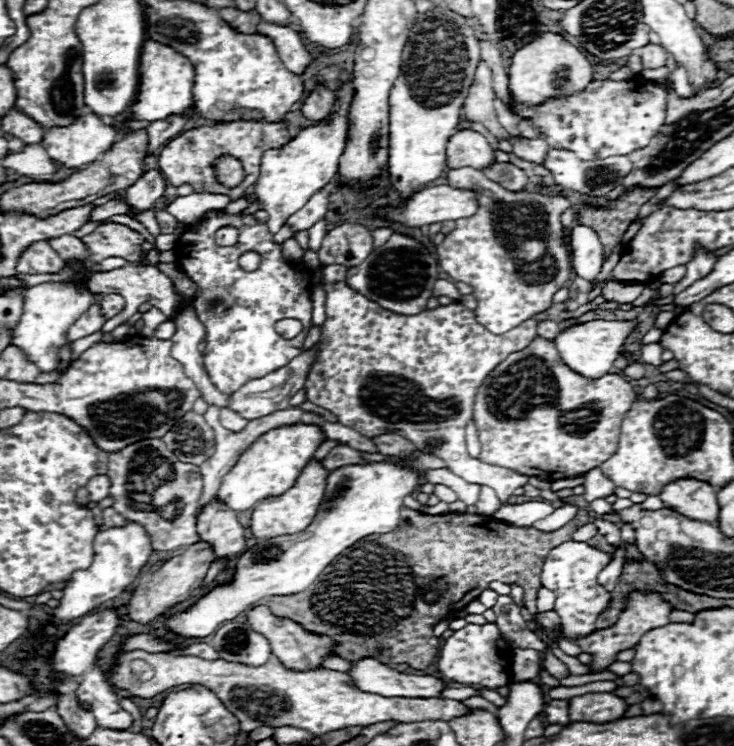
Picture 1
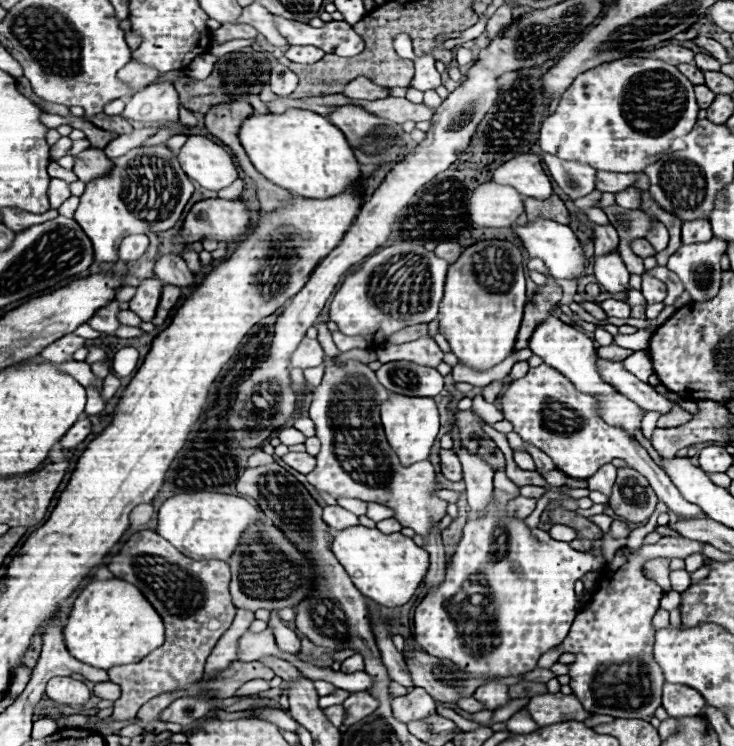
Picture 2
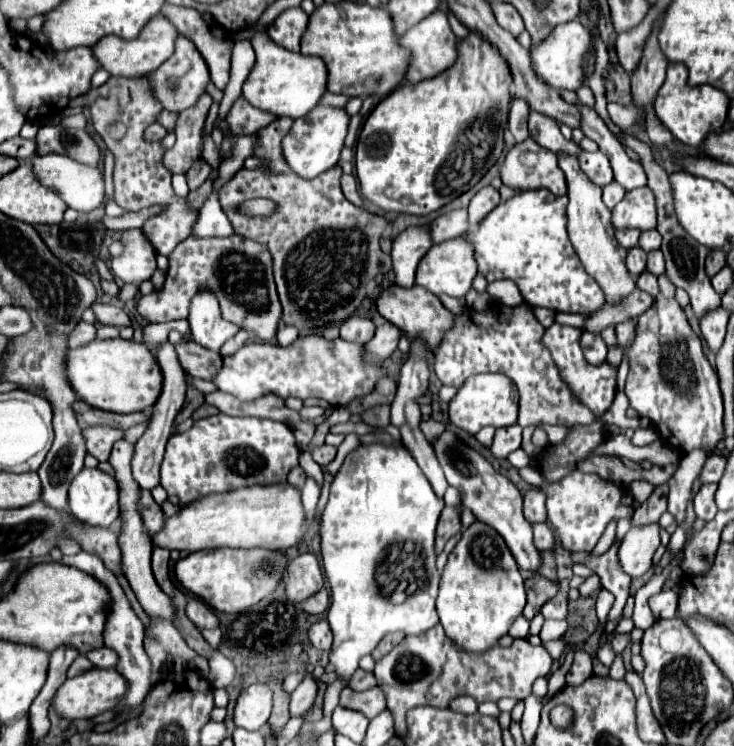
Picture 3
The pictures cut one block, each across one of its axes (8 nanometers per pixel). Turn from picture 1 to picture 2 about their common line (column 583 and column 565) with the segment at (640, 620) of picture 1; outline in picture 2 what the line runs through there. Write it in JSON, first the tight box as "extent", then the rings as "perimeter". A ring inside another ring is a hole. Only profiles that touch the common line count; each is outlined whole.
{"extent":[556,536,704,722],"perimeter":[[[664,536],[658,540],[658,544],[644,544],[640,550],[630,550],[630,548],[620,548],[614,556],[612,562],[608,562],[602,568],[602,580],[598,584],[598,590],[590,604],[576,614],[576,620],[566,636],[566,640],[556,646],[558,650],[566,650],[576,654],[576,662],[570,664],[570,686],[572,694],[582,702],[582,706],[592,712],[592,714],[608,714],[616,718],[638,718],[650,722],[654,718],[654,712],[658,706],[662,706],[660,696],[662,696],[662,684],[664,676],[660,666],[652,658],[652,646],[654,646],[654,628],[652,628],[652,616],[658,610],[660,598],[664,596],[664,590],[654,582],[648,580],[642,574],[642,564],[648,558],[667,557],[685,559],[690,554],[702,554],[704,544],[688,538],[676,538],[676,536]]]}

